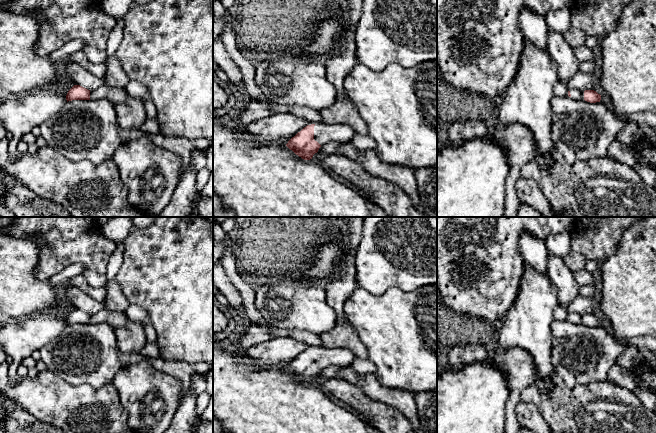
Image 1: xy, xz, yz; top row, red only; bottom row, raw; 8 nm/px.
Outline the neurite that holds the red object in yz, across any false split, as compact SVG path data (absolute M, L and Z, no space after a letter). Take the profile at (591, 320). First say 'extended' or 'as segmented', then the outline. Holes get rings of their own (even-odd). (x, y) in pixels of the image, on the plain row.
extended; M569 312L568 320L574 324L584 324L590 327L600 326L601 319L594 314L580 315L575 312Z

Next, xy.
extended; M106 308L96 314L88 314L80 309L74 309L67 317L66 324L100 324L106 323L112 327L126 326L130 320L125 312L109 311Z

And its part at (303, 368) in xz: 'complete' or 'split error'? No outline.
split error

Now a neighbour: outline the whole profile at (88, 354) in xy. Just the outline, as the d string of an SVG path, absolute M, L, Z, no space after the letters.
M72 324L44 345L40 350L41 360L47 370L72 384L88 384L99 389L112 383L116 373L123 366L114 327L106 324Z

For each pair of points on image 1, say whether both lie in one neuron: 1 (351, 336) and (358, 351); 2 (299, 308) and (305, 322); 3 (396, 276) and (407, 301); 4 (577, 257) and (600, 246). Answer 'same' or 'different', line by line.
1: same
2: same
3: different
4: same

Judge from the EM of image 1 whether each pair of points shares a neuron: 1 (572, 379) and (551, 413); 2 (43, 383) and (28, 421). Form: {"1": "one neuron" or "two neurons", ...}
{"1": "two neurons", "2": "two neurons"}

